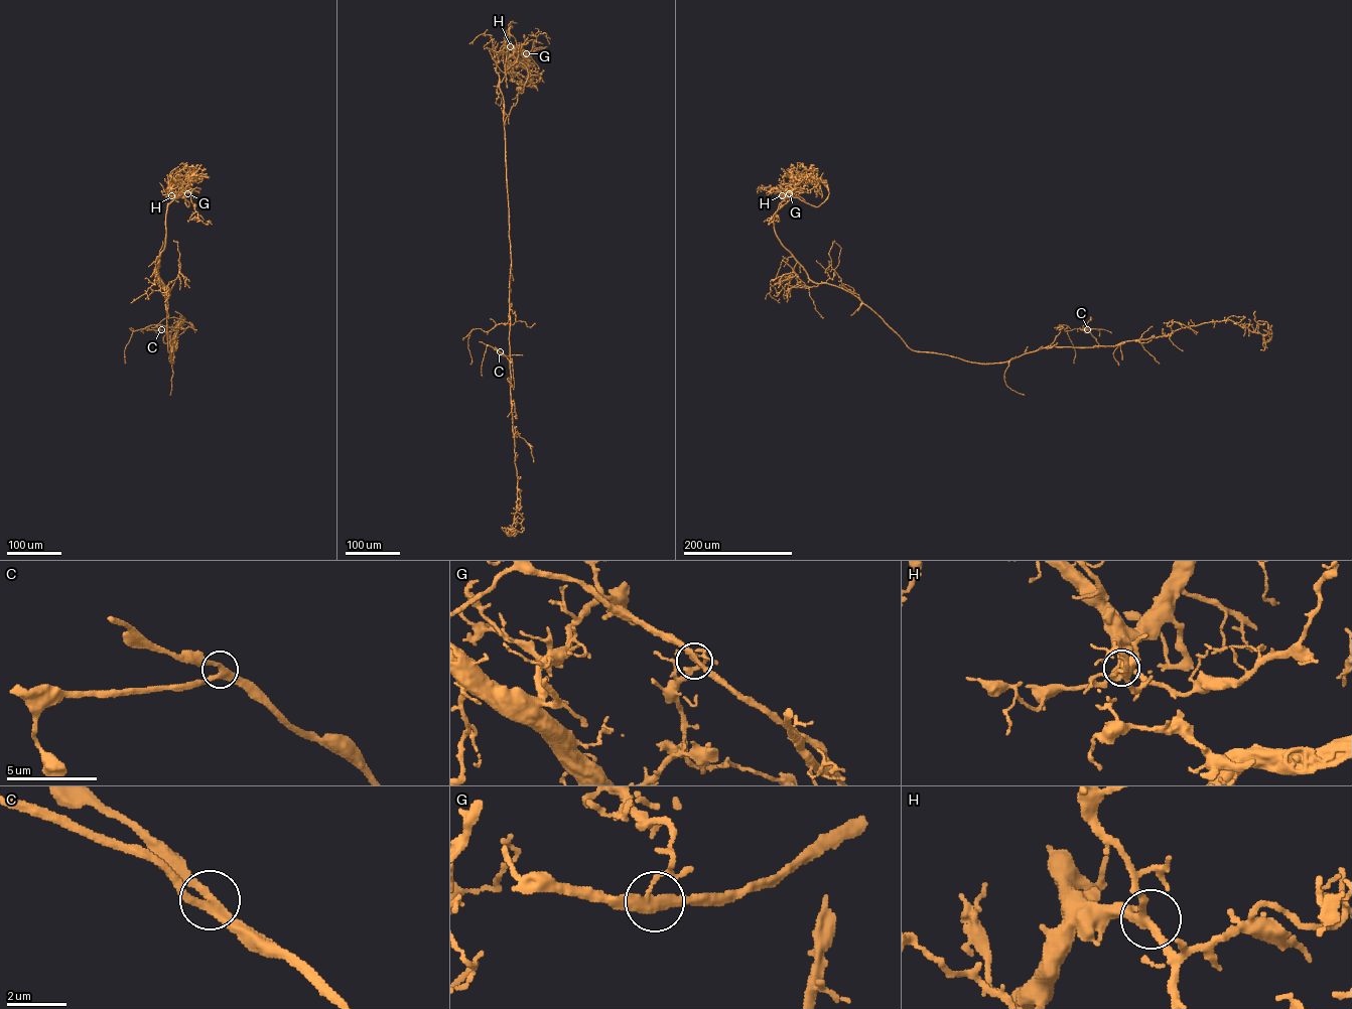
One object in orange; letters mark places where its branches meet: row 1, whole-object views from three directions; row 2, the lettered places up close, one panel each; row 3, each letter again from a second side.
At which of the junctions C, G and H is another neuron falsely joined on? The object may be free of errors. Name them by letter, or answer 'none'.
G

